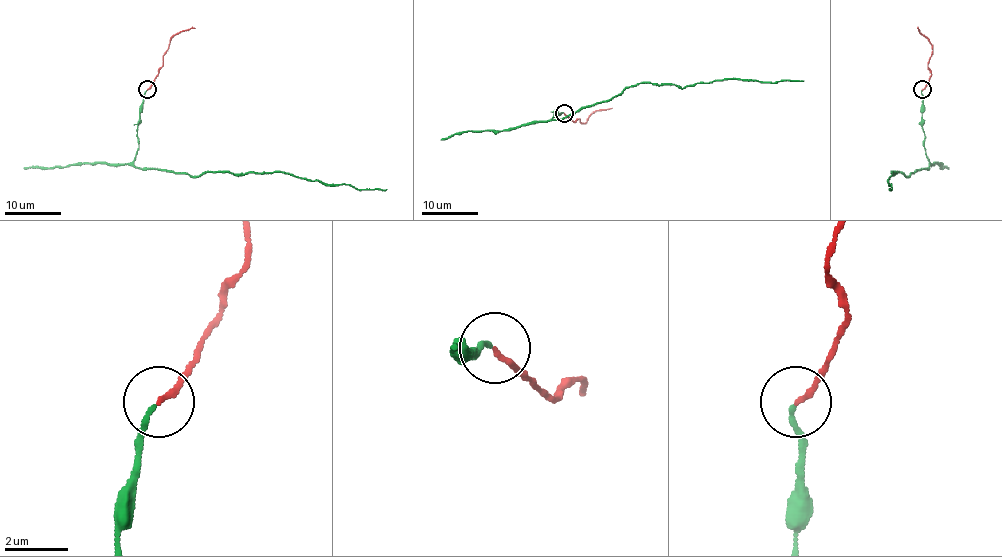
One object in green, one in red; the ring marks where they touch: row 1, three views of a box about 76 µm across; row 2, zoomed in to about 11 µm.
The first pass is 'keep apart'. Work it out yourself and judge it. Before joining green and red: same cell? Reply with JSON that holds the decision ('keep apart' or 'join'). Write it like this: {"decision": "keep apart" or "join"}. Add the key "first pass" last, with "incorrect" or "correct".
{"decision": "join", "first pass": "incorrect"}

